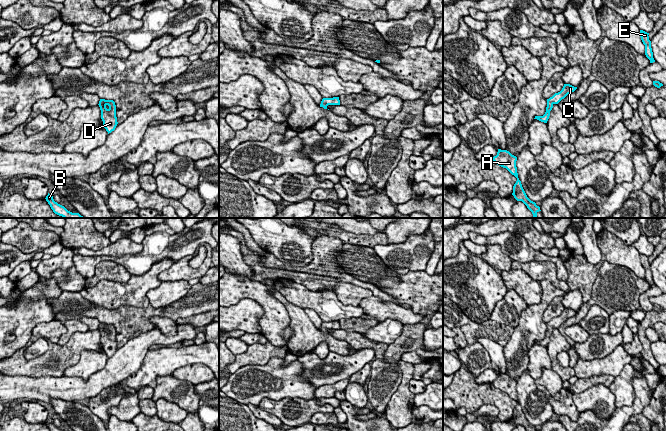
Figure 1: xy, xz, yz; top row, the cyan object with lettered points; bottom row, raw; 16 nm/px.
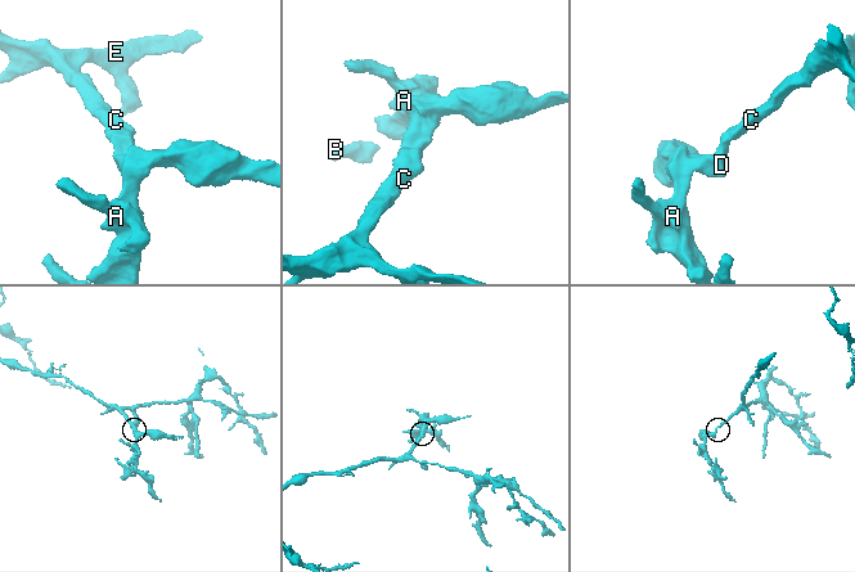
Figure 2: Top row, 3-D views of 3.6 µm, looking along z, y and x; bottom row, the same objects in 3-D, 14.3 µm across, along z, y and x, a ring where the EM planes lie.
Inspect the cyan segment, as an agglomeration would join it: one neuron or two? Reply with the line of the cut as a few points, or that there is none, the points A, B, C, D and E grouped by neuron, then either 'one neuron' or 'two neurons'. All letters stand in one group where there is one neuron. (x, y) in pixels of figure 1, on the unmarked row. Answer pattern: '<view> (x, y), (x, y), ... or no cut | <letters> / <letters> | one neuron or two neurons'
no cut | A B C D E | one neuron

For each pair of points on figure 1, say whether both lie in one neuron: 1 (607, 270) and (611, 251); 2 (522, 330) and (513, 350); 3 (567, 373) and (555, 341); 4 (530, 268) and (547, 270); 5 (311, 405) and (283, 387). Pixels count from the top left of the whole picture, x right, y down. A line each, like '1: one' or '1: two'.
1: two
2: one
3: one
4: one
5: two

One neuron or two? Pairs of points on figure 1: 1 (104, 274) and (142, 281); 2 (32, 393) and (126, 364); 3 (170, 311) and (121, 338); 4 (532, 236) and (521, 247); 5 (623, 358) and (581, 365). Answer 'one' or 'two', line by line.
1: two
2: one
3: one
4: two
5: one

